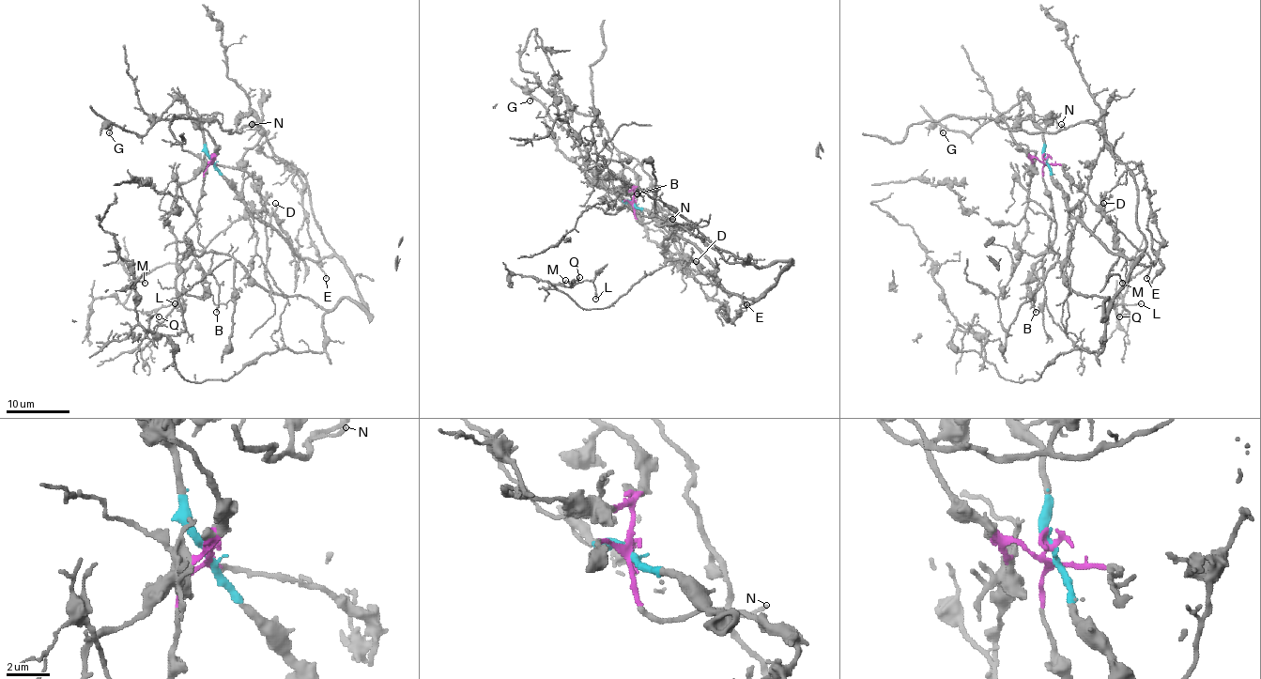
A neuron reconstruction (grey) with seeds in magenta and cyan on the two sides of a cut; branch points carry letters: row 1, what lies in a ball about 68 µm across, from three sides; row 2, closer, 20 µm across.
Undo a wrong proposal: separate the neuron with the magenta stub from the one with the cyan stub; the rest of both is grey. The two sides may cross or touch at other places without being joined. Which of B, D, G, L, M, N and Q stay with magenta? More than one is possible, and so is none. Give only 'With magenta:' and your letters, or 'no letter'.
With magenta: B, D, L, M, N, Q

